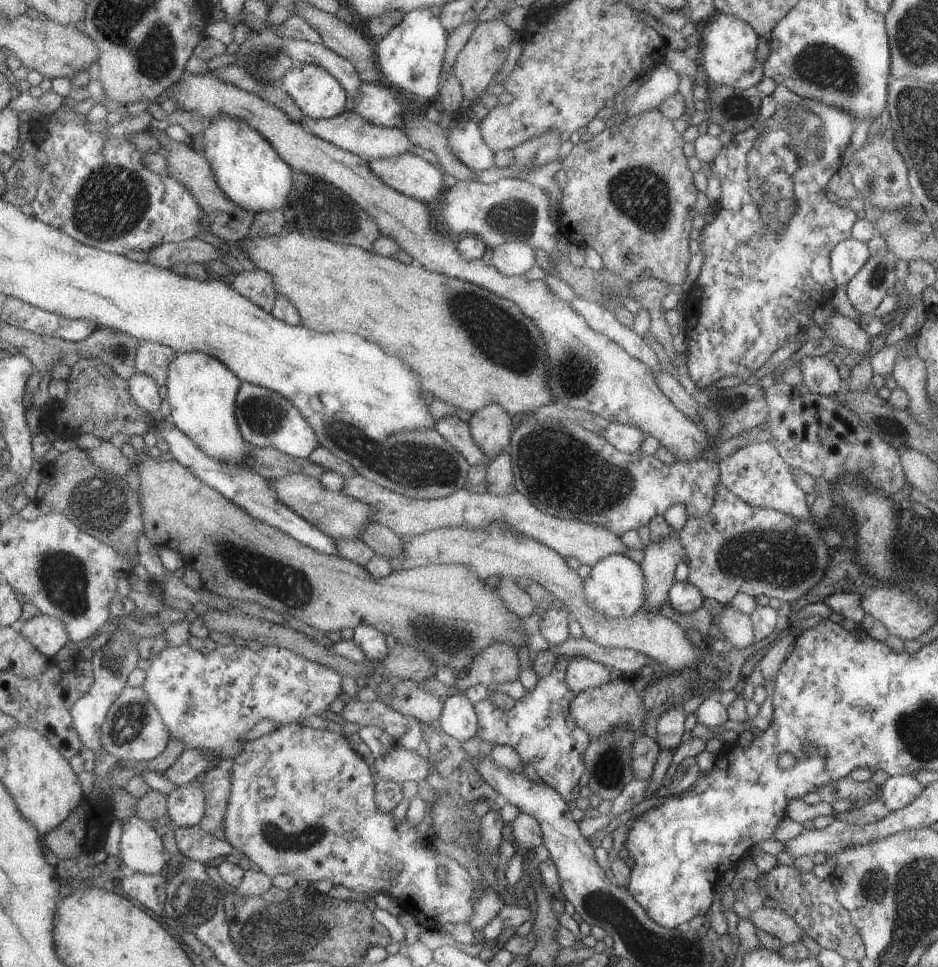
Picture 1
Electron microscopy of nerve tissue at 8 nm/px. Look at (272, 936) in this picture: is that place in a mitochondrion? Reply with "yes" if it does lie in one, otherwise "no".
yes

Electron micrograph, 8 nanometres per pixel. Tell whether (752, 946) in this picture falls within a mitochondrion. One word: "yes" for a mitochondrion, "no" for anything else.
no

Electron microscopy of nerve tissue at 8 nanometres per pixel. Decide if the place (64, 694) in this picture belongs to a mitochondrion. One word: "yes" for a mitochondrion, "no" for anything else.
no

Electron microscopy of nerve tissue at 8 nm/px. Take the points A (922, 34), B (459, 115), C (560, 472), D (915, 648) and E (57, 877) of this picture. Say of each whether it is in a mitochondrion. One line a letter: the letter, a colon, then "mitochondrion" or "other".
A: mitochondrion
B: other
C: mitochondrion
D: other
E: other

